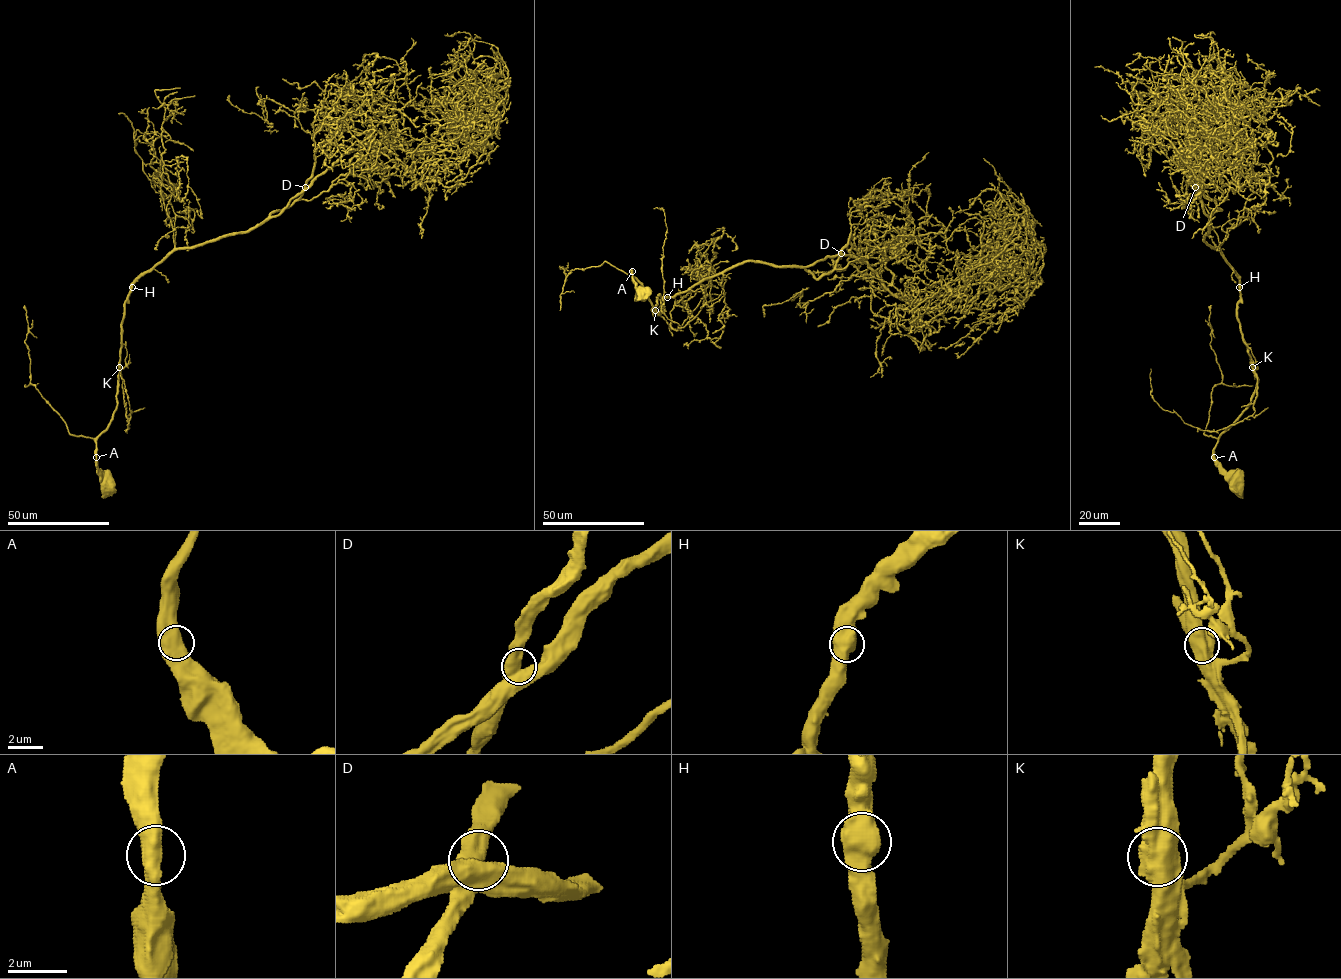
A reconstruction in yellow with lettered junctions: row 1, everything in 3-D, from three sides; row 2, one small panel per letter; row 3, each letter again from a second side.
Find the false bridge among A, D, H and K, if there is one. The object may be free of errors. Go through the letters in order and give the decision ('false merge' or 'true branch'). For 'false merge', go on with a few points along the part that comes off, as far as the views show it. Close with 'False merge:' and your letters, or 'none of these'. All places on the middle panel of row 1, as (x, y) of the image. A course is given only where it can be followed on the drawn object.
A: true branch
D: true branch
H: true branch
K: false merge; course (655, 310), (658, 315), (663, 302), (661, 259), (667, 227), (663, 210), (653, 208)
False merge: K

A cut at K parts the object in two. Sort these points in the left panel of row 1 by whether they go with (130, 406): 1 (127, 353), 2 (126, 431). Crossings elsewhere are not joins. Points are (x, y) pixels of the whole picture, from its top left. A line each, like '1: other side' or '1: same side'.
1: same side
2: same side

